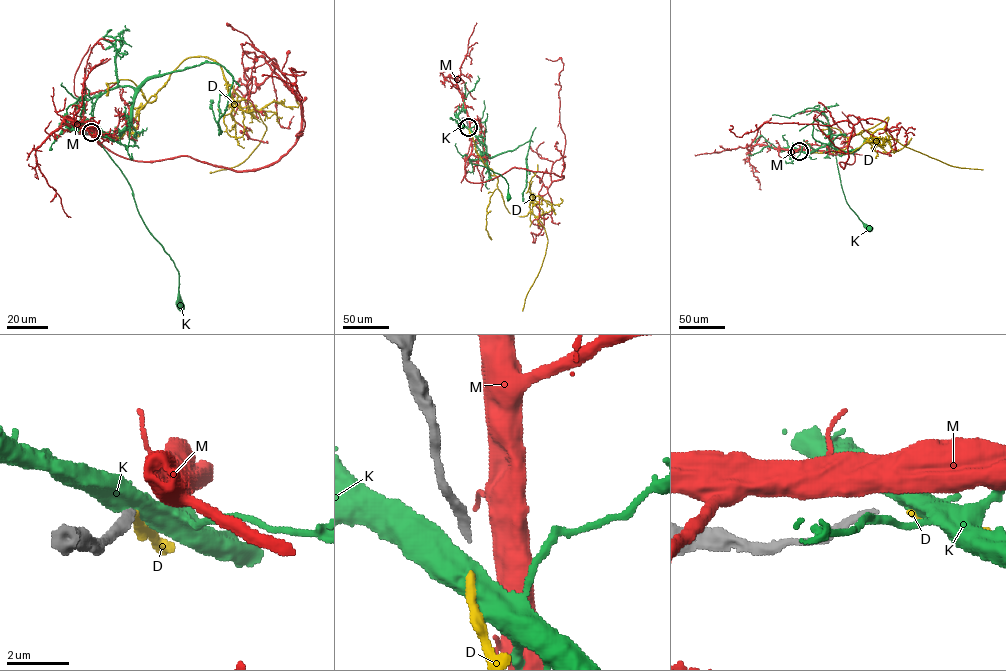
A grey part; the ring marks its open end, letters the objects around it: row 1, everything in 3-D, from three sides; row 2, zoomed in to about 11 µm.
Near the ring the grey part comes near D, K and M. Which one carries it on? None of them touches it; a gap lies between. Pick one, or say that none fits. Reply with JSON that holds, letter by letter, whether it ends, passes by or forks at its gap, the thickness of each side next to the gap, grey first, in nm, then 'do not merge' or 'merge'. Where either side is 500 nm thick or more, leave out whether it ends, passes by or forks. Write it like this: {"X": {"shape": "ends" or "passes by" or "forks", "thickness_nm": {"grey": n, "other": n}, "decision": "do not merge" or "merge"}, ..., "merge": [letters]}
{"D": {"shape": "ends", "thickness_nm": {"grey": 180, "other": 200}, "decision": "merge"}, "K": {"thickness_nm": {"grey": 180, "other": 800}, "decision": "do not merge"}, "M": {"thickness_nm": {"grey": 180, "other": 800}, "decision": "do not merge"}, "merge": ["D"]}

